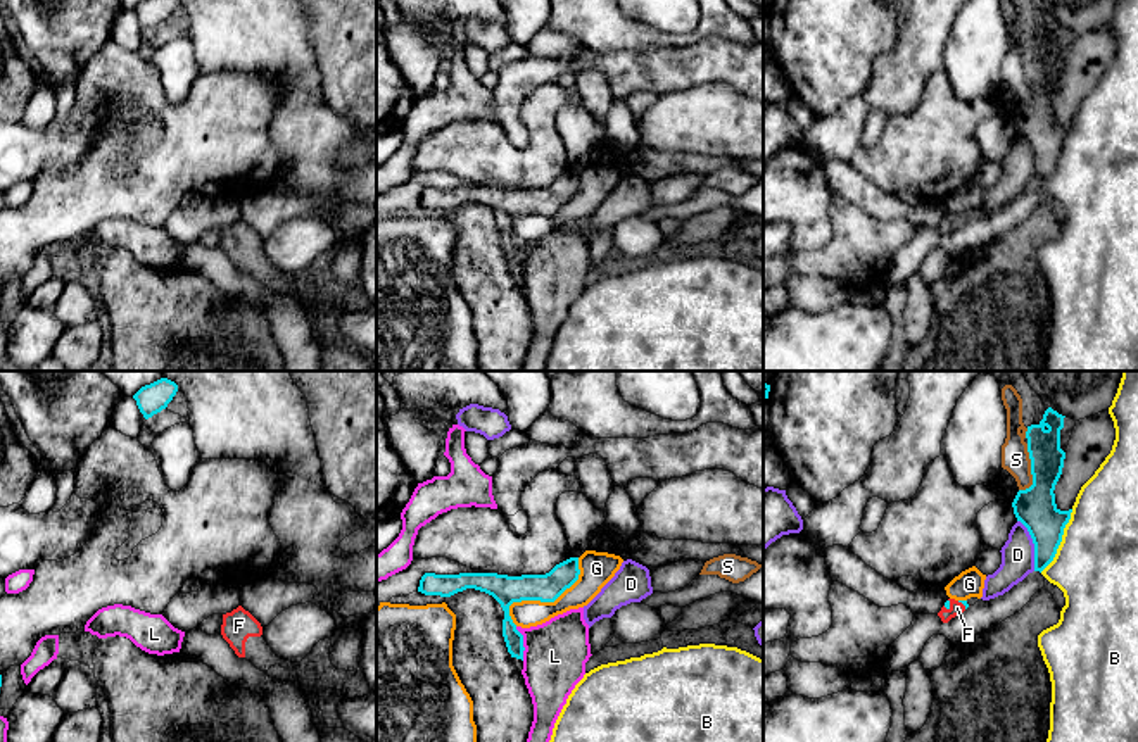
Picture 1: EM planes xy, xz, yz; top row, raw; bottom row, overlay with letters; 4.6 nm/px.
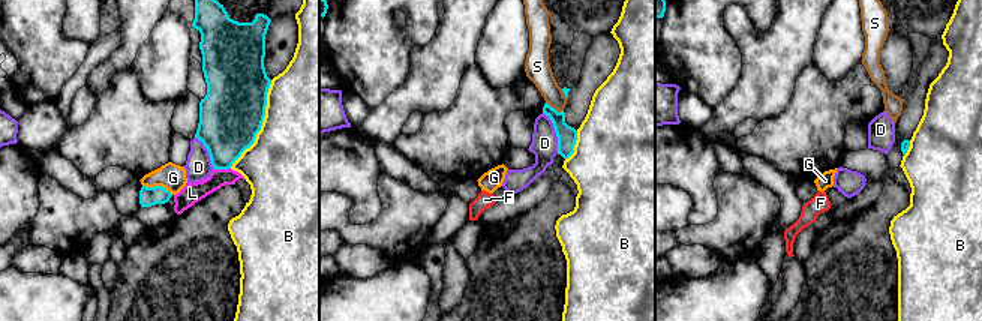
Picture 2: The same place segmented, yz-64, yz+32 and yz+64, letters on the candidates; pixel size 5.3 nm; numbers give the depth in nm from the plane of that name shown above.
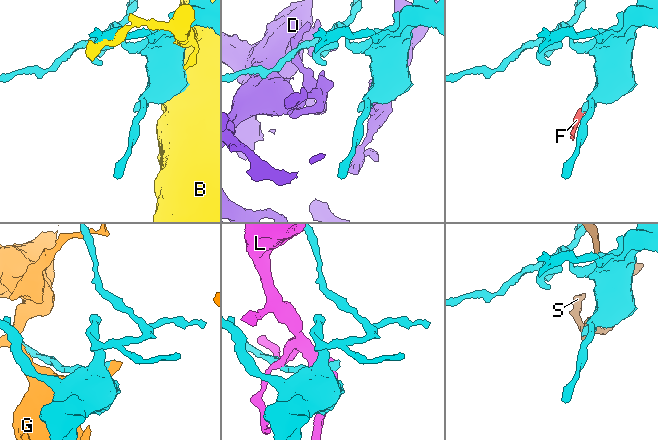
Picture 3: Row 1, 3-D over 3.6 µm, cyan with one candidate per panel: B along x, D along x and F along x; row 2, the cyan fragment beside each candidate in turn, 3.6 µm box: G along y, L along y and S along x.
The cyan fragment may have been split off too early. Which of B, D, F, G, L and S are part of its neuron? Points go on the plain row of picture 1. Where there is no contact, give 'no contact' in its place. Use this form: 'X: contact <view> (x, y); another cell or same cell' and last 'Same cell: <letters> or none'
B: contact yz (1061, 154); another cell
D: contact yz (1035, 159); another cell
F: contact yz (948, 218); same cell
G: contact xz (546, 214); another cell
L: contact xz (522, 257); another cell
S: contact yz (1031, 83); another cell
Same cell: F

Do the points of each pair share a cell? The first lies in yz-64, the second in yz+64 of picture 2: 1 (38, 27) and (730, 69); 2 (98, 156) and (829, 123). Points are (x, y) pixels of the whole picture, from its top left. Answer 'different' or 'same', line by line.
1: same
2: same

